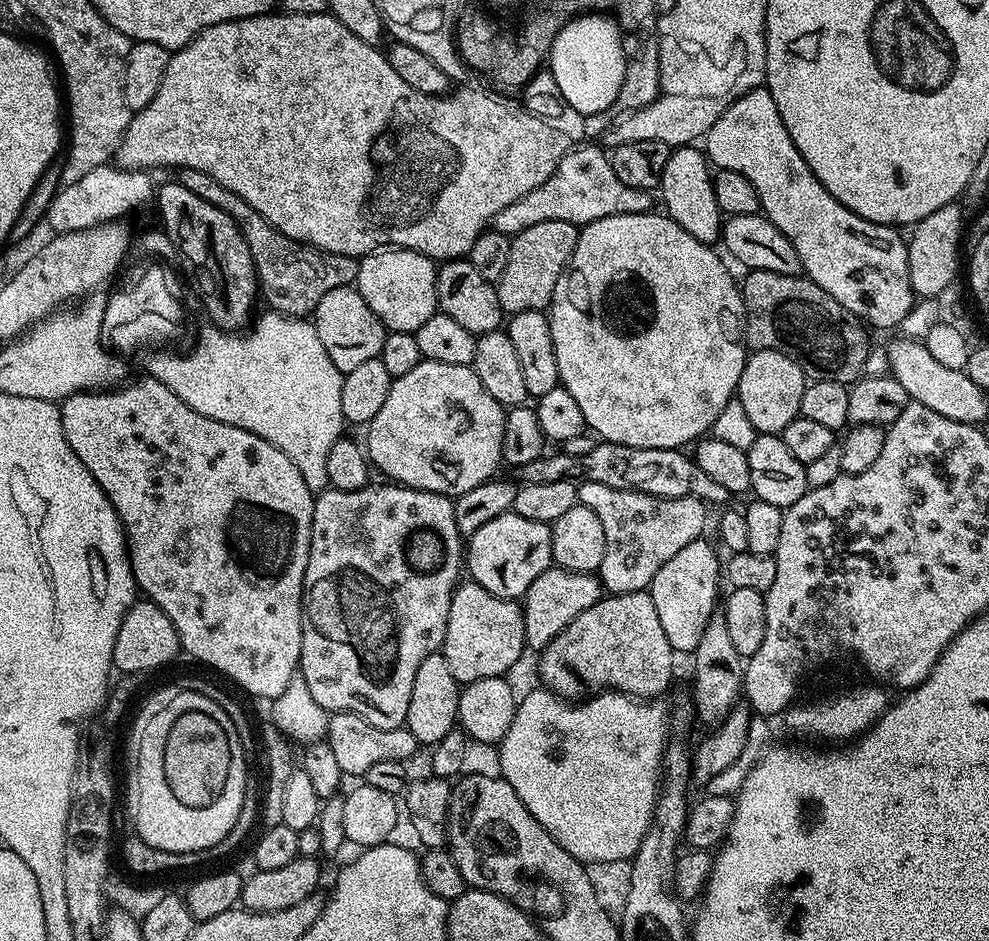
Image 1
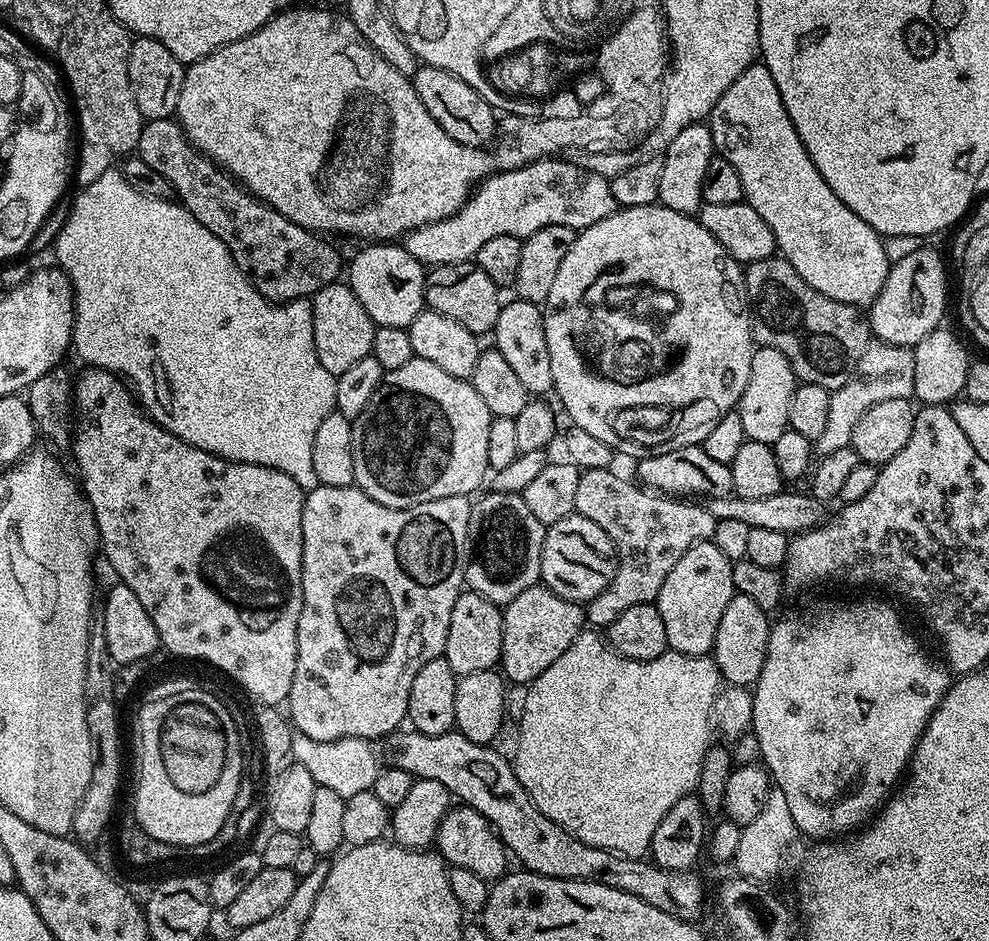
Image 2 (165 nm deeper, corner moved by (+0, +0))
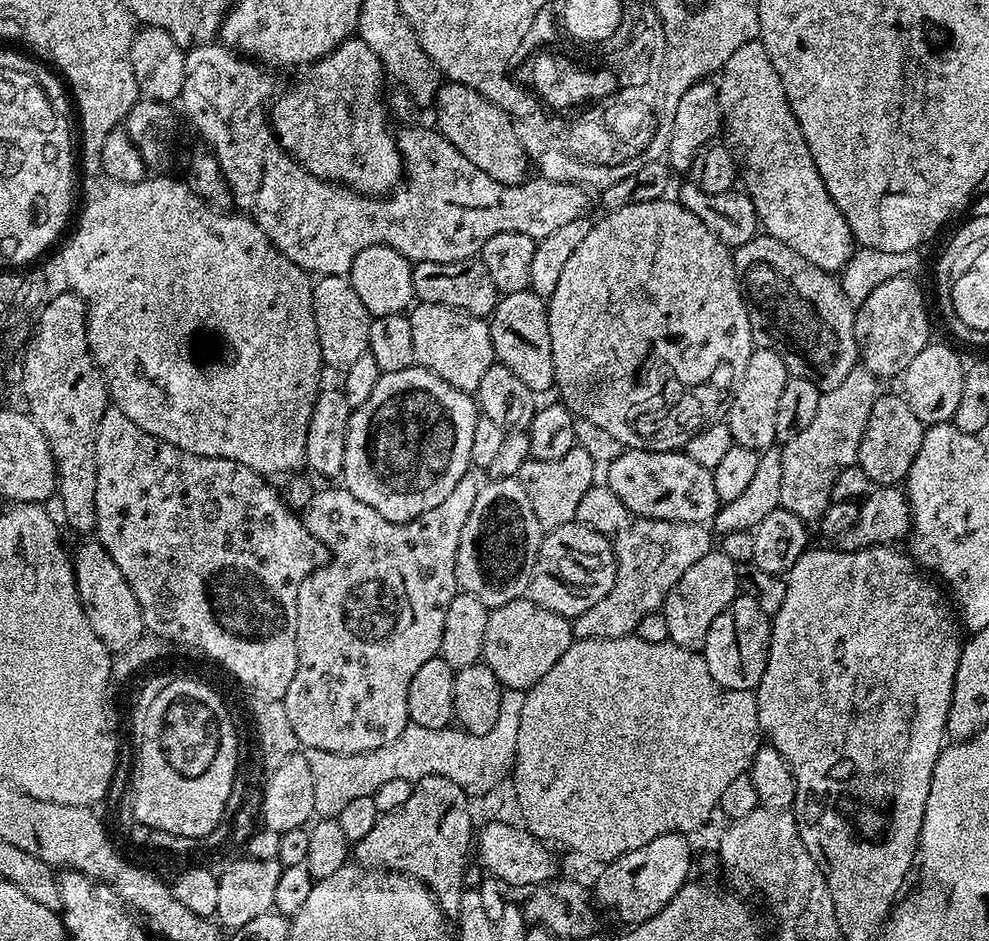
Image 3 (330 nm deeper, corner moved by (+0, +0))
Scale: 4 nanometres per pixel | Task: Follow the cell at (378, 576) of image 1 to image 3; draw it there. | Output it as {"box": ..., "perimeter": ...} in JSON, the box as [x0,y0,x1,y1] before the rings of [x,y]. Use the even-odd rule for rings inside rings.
{"box":[283,470,486,754],"perimeter":[[[469,470],[462,478],[462,482],[458,482],[458,486],[454,486],[454,490],[446,497],[446,502],[442,502],[438,506],[434,506],[434,510],[426,510],[426,514],[422,514],[413,520],[407,520],[405,524],[395,524],[386,518],[382,518],[382,514],[378,514],[378,510],[374,510],[374,506],[366,506],[366,502],[358,502],[358,498],[354,498],[354,494],[350,494],[347,488],[343,486],[324,486],[324,488],[315,493],[314,499],[311,501],[310,507],[306,512],[306,523],[310,534],[314,538],[321,540],[328,547],[329,561],[324,567],[319,568],[316,572],[312,572],[306,578],[306,582],[302,582],[301,588],[298,590],[298,670],[294,670],[294,679],[290,682],[290,690],[286,690],[283,701],[286,706],[286,715],[290,718],[290,726],[294,730],[294,734],[298,734],[298,742],[304,748],[313,748],[314,750],[326,750],[334,754],[362,754],[370,750],[378,750],[378,746],[386,746],[390,742],[394,742],[398,738],[398,734],[402,734],[402,730],[408,725],[408,711],[406,710],[406,694],[410,694],[410,681],[413,680],[418,666],[423,666],[426,662],[430,662],[430,658],[440,655],[440,647],[442,646],[442,630],[446,626],[446,610],[450,606],[452,599],[456,597],[458,591],[456,587],[456,559],[458,558],[458,542],[462,538],[462,526],[466,526],[466,518],[470,518],[470,510],[474,510],[474,501],[478,499],[478,494],[484,488],[486,476],[483,471]]]}

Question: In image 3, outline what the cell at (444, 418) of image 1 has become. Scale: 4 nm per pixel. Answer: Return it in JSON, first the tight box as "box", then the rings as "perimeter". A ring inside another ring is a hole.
{"box":[342,366,478,524],"perimeter":[[[419,366],[406,370],[381,372],[374,394],[353,408],[352,417],[346,430],[346,466],[342,477],[347,488],[358,502],[374,506],[382,518],[395,524],[405,524],[407,520],[434,510],[462,482],[462,478],[473,467],[470,449],[474,443],[474,426],[478,415],[478,405],[469,393],[450,386],[438,374]]]}

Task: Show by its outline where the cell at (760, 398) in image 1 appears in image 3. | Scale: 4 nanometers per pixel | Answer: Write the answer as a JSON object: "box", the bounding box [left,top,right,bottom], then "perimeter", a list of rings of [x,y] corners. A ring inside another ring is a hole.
{"box":[727,349,789,453],"perimeter":[[[755,349],[750,362],[746,362],[746,372],[742,374],[730,401],[732,420],[729,419],[727,425],[733,444],[746,446],[746,450],[761,453],[764,449],[773,447],[777,443],[774,430],[776,412],[789,375],[786,362],[782,362],[782,358],[778,358],[778,354],[774,354],[774,350]]]}

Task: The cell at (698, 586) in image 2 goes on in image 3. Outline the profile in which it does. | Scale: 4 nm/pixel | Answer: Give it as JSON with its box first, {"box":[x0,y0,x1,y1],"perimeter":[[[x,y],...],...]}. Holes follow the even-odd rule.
{"box":[662,550,738,650],"perimeter":[[[713,550],[706,554],[706,558],[694,562],[694,566],[690,566],[690,570],[686,570],[686,574],[682,574],[682,578],[678,578],[678,582],[674,582],[674,586],[666,594],[662,609],[666,618],[668,639],[672,643],[693,650],[703,649],[706,634],[710,634],[710,626],[714,623],[714,618],[718,618],[718,614],[722,614],[722,610],[726,610],[730,606],[730,602],[738,595],[736,566],[733,560],[726,558],[724,552]]]}

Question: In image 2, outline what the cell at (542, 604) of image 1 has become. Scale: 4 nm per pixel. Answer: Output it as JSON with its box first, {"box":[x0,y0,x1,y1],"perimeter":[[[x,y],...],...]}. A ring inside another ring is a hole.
{"box":[499,582,586,686],"perimeter":[[[537,582],[533,588],[522,590],[522,594],[518,594],[518,598],[503,605],[502,611],[504,621],[502,622],[502,654],[499,667],[502,669],[503,675],[516,686],[527,686],[536,680],[538,674],[542,674],[542,670],[546,670],[546,666],[551,666],[567,650],[570,642],[574,642],[574,638],[578,638],[586,628],[585,609],[581,605],[554,594],[540,582]]]}

